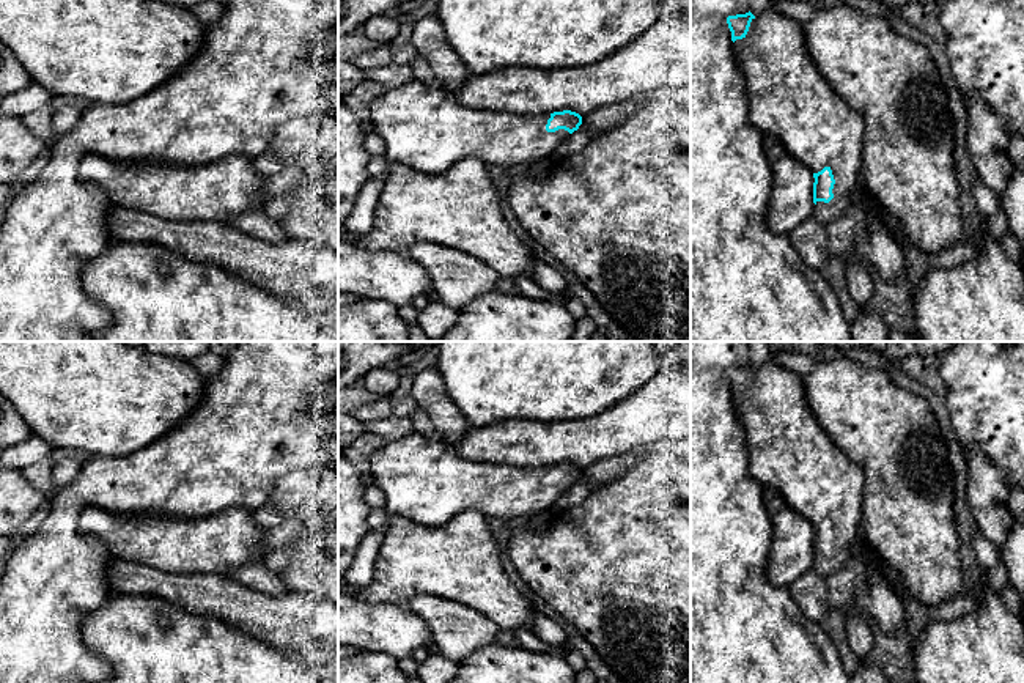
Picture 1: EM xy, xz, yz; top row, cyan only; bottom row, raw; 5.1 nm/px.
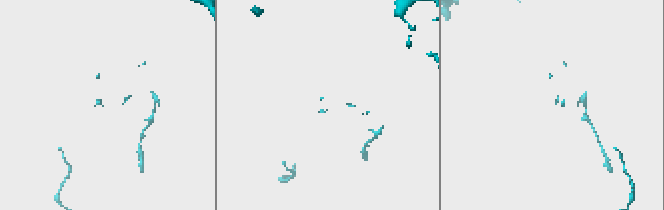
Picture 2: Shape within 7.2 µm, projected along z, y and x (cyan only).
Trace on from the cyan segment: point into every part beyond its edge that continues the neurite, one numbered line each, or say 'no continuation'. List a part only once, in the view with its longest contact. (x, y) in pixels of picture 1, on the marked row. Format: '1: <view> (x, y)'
1: yz (788, 98)

